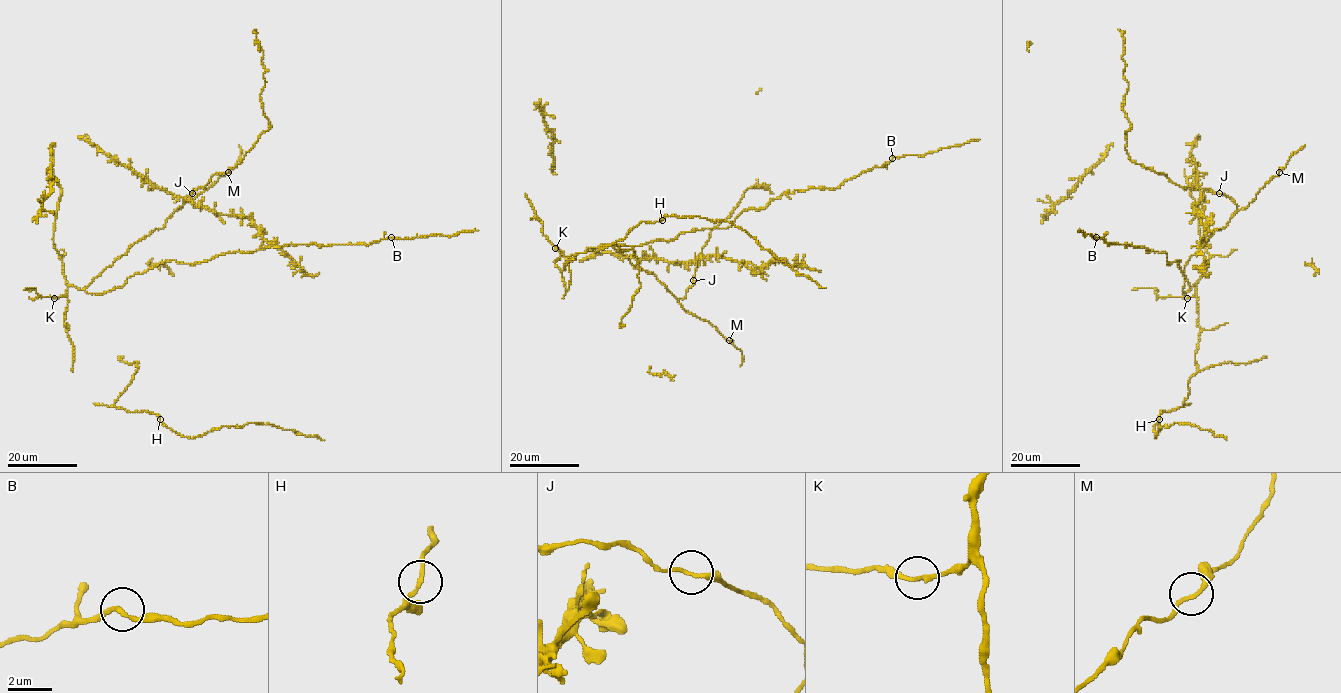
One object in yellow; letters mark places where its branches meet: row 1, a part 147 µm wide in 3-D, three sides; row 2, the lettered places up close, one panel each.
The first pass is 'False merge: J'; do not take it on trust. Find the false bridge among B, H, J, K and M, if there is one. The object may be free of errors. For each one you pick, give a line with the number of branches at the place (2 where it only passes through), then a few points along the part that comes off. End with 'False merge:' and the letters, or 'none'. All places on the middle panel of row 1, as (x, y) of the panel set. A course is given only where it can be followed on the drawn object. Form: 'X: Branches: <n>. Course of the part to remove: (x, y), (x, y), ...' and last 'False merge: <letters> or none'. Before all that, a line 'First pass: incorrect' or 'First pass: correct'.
First pass: incorrect
False merge: none

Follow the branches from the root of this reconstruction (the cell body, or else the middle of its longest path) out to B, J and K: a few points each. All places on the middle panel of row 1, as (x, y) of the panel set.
B: (621, 252), (605, 244), (586, 251), (728, 228), (744, 210), (761, 209), (795, 190), (837, 188), (892, 158)
J: (621, 252), (637, 268), (652, 272), (677, 299), (684, 298), (693, 280)
K: (621, 252), (610, 245), (601, 244), (589, 251), (566, 257), (555, 248)

